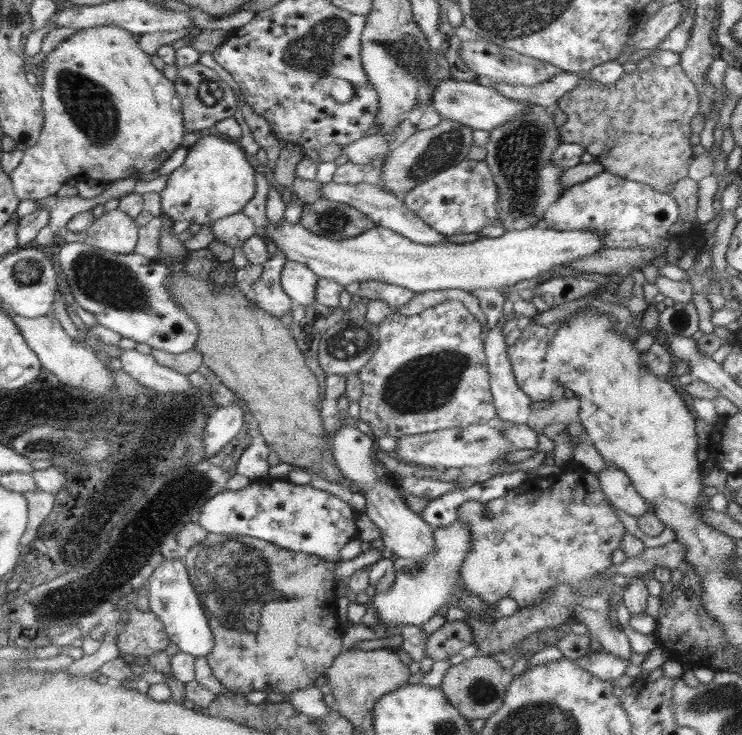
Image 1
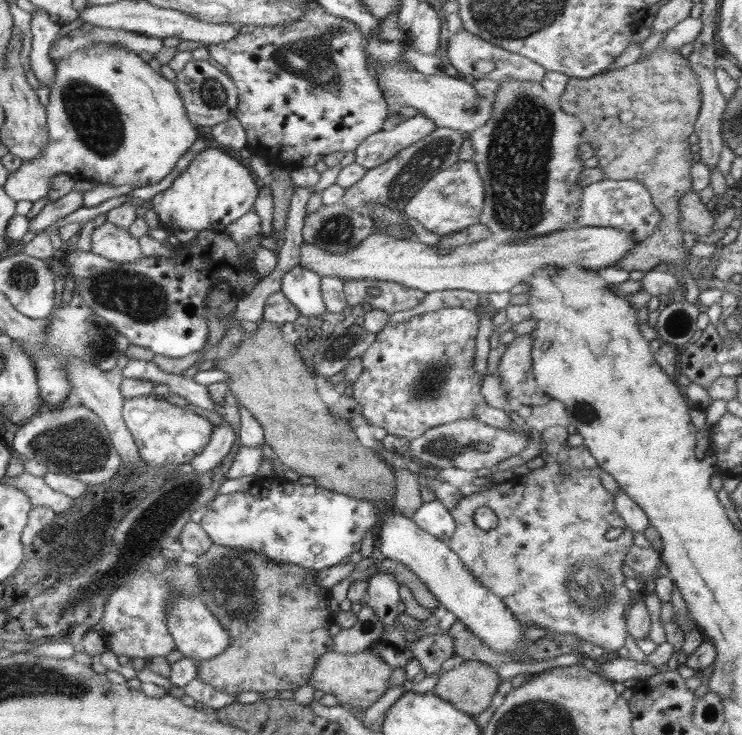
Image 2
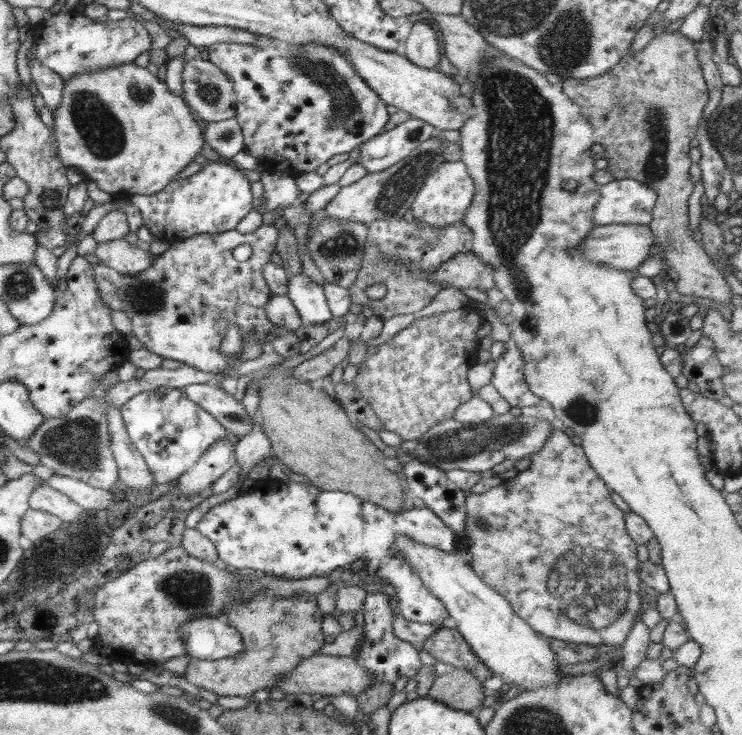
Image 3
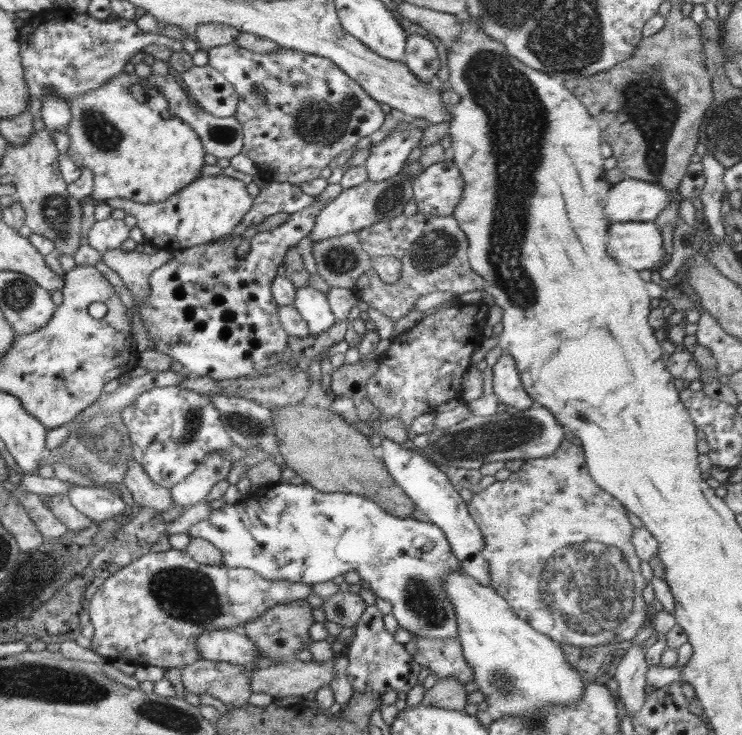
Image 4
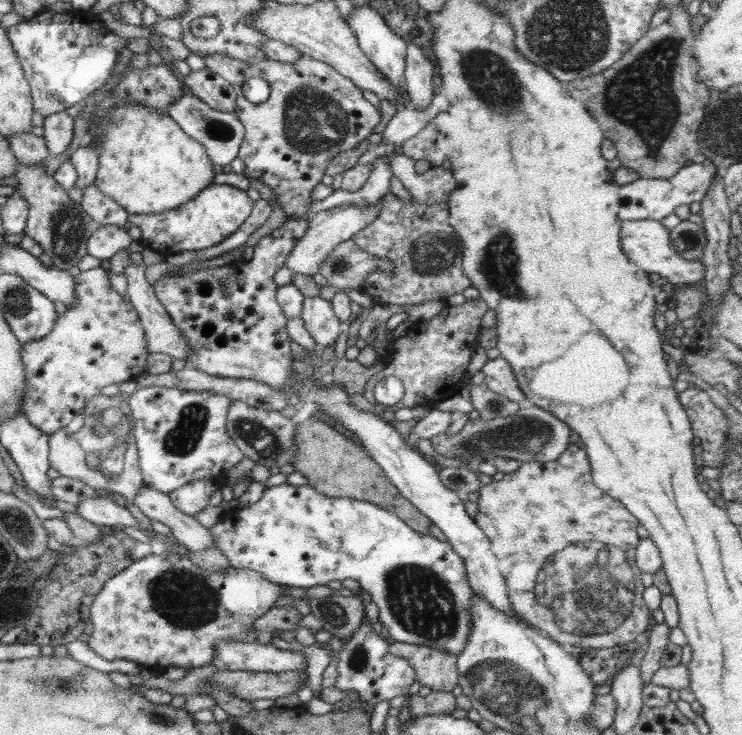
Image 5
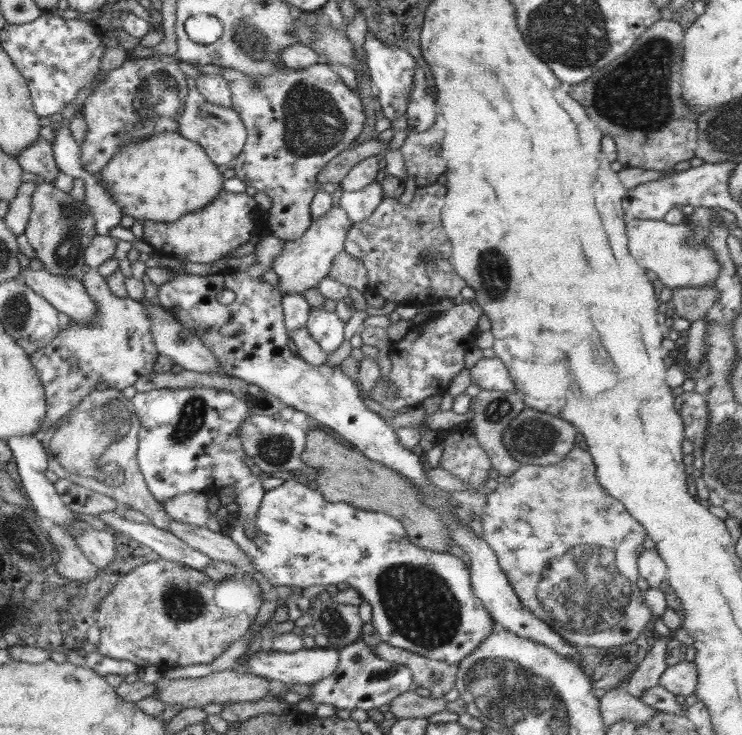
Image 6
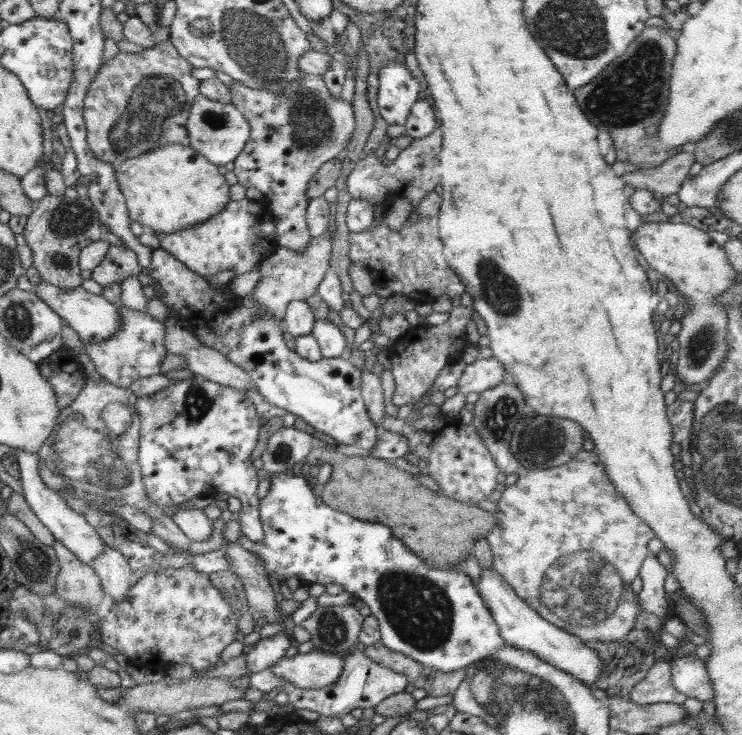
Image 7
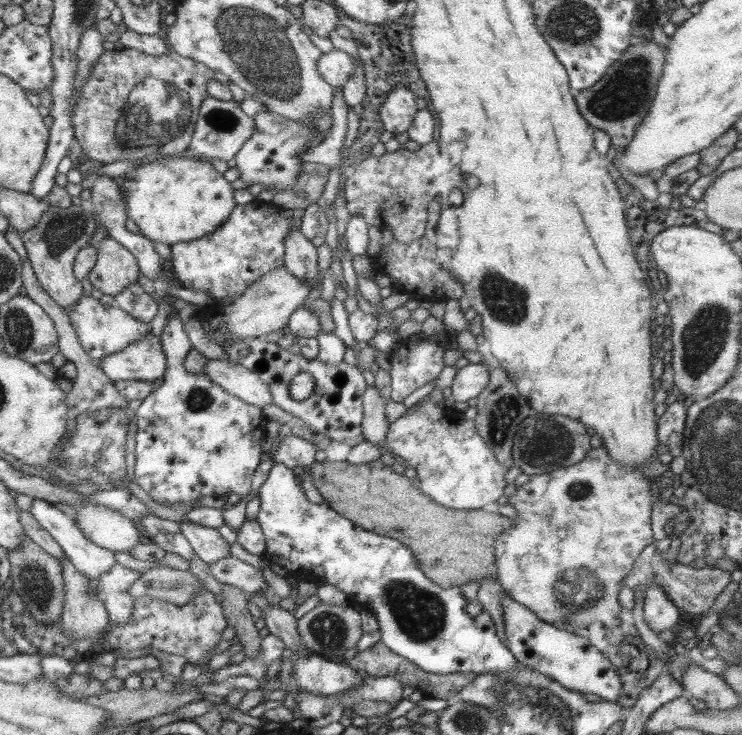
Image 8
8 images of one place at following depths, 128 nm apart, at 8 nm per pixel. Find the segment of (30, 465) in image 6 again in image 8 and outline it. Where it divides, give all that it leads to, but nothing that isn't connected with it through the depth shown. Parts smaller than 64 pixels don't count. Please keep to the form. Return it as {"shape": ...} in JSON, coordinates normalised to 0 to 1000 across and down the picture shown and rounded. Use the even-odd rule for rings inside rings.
{"shape":[[[47,678],[40,691],[43,702],[49,709],[61,718],[61,721],[71,731],[71,735],[81,743],[85,754],[98,766],[98,770],[109,780],[131,790],[131,788],[142,781],[147,773],[156,767],[154,752],[140,747],[137,743],[125,740],[106,717],[106,712],[92,702],[84,694],[80,694],[71,684]]]}

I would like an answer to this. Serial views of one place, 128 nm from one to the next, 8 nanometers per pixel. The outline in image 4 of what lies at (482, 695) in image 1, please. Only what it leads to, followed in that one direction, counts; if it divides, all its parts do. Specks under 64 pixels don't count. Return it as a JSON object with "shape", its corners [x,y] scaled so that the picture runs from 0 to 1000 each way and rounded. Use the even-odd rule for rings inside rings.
{"shape":[[[612,920],[589,925],[585,933],[574,937],[569,959],[623,967],[632,958],[632,943],[625,937],[625,932]]]}

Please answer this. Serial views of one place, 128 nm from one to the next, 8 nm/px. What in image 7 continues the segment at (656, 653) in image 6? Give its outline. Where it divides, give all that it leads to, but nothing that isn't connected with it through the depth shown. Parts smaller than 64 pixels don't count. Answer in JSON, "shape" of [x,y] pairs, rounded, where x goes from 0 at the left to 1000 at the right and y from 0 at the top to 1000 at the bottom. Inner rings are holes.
{"shape":[[[902,894],[884,899],[869,922],[865,922],[849,940],[848,950],[860,958],[906,955],[919,958],[926,947],[915,943],[904,929],[904,897]]]}

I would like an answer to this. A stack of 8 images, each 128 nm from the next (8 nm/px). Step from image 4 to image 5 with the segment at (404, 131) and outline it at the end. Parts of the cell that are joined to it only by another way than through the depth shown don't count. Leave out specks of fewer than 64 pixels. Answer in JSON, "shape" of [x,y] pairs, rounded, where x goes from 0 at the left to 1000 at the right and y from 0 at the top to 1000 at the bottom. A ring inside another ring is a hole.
{"shape":[[[542,197],[523,211],[512,212],[503,218],[501,229],[499,230],[497,242],[493,249],[481,261],[468,261],[464,259],[449,259],[441,269],[435,272],[418,273],[418,291],[434,288],[458,279],[477,279],[477,282],[493,282],[499,276],[512,272],[524,263],[527,256],[527,245],[531,242],[531,235],[526,230],[526,218],[534,210],[542,208]]]}

